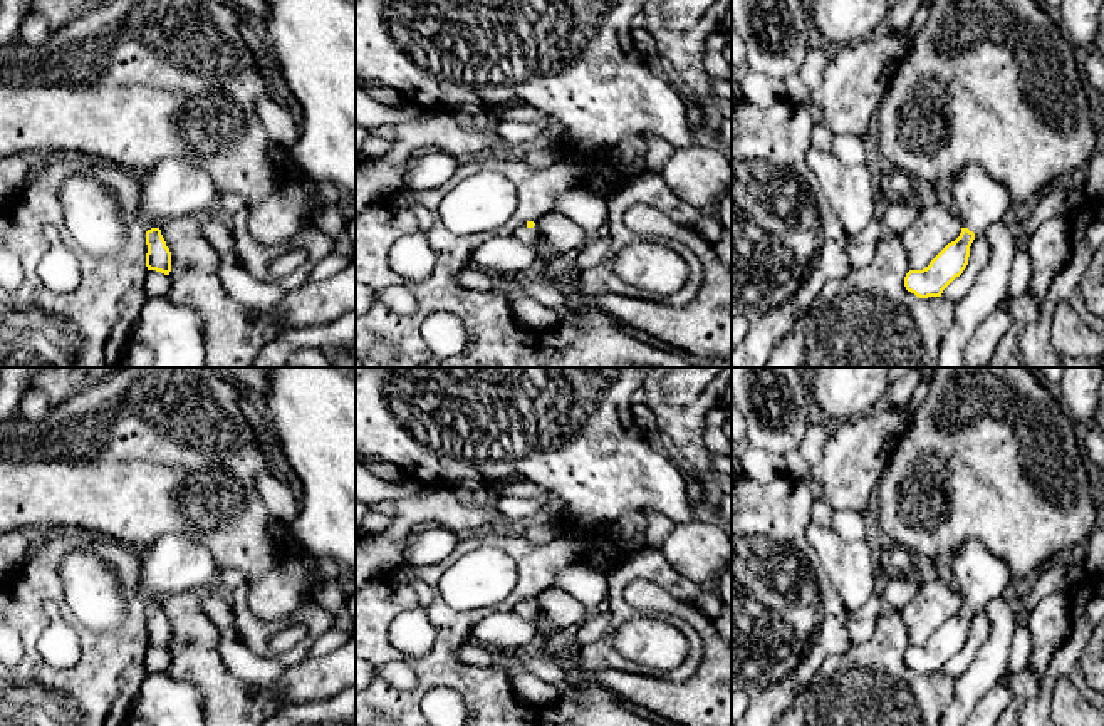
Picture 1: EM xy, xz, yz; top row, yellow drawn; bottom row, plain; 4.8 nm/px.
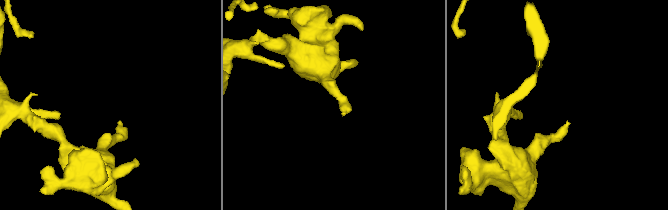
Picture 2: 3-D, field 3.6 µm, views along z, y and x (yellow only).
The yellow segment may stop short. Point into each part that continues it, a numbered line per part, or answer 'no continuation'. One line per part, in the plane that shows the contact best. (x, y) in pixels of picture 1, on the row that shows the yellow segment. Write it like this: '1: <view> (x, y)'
1: xz (531, 237)

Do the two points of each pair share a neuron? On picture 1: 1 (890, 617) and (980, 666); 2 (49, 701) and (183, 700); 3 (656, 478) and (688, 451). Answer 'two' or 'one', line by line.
1: two
2: two
3: two

